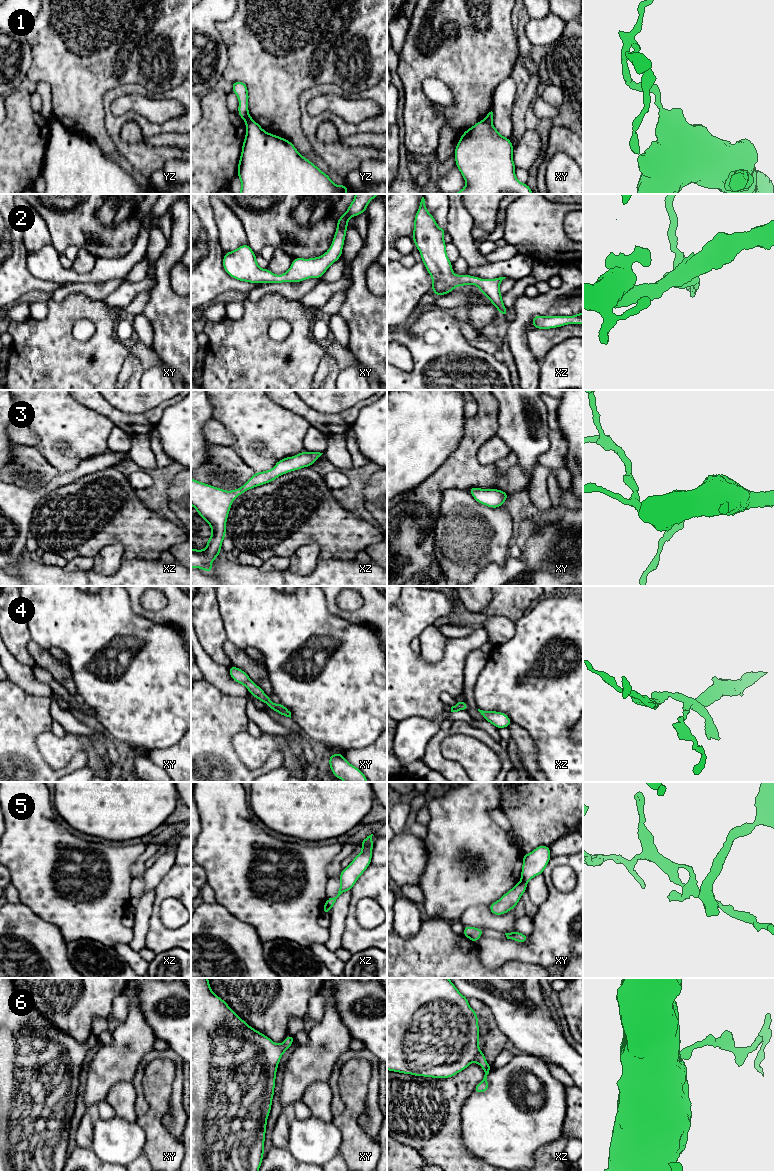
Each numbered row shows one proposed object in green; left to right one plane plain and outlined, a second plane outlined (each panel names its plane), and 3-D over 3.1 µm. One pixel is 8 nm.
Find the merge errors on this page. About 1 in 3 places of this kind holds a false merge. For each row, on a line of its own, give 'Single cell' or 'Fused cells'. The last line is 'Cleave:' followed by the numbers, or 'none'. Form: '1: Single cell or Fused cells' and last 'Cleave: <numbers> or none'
1: Fused cells
2: Single cell
3: Single cell
4: Single cell
5: Fused cells
6: Single cell
Cleave: 1, 5

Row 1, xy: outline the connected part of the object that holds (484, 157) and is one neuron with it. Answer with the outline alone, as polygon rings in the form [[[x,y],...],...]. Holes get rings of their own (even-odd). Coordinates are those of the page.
[[[481,120],[459,139],[454,157],[466,185],[453,194],[533,194],[515,176],[514,147],[492,122]]]

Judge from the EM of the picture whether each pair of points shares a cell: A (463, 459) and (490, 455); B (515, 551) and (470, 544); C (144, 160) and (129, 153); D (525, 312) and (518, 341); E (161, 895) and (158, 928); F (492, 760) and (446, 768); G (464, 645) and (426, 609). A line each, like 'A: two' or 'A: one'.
A: two
B: two
C: one
D: one
E: one
F: two
G: one

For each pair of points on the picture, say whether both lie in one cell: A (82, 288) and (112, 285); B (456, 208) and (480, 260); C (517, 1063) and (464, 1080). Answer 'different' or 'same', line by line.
A: same
B: same
C: different

